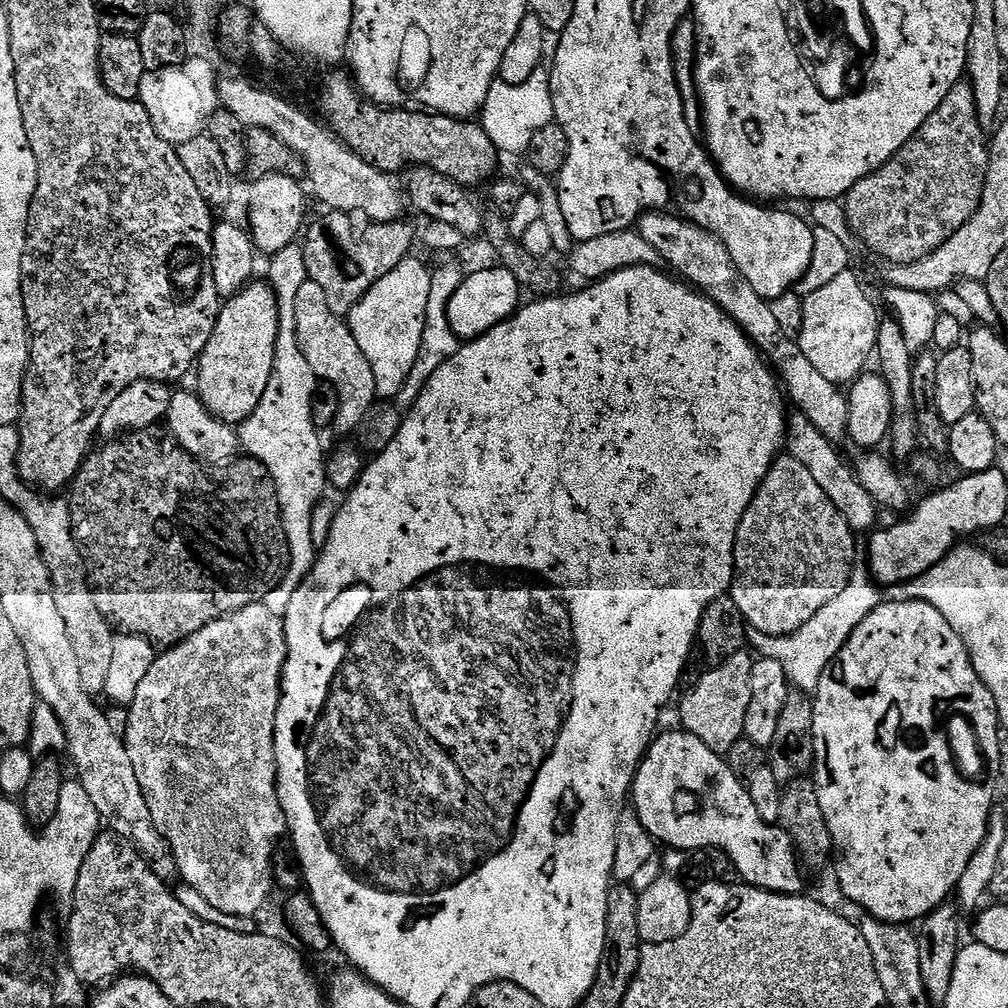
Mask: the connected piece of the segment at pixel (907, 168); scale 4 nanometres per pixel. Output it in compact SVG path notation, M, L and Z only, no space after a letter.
M961 82L942 98L942 106L926 118L926 122L874 174L862 178L843 197L844 213L848 219L848 225L853 237L861 240L876 256L881 256L888 264L905 264L914 262L918 258L926 258L942 242L949 240L978 210L982 202L982 190L986 186L986 174L988 173L989 137L978 118L978 109L975 106L974 90L968 82Z

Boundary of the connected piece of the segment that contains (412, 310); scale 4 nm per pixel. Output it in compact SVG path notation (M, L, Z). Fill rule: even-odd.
M409 258L398 262L386 278L378 278L374 286L352 307L346 319L348 329L354 334L354 342L358 342L362 354L366 354L366 362L370 362L370 370L374 370L374 386L376 395L381 401L395 401L402 390L406 378L410 378L410 370L414 370L414 362L418 358L418 350L422 346L422 330L426 326L426 302L430 302L430 282L432 272L420 260Z

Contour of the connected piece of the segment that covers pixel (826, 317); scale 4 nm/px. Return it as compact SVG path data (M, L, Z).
M853 271L839 274L835 280L831 280L824 288L803 297L802 314L800 316L800 336L797 335L797 343L804 356L816 367L816 370L825 380L839 386L850 384L865 371L868 360L871 361L875 353L877 342L877 330L879 328L880 314L863 286L860 284Z

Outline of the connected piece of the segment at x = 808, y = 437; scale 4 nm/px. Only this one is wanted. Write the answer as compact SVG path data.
M799 412L789 415L786 440L787 453L794 457L796 461L802 462L802 466L810 471L810 474L814 477L814 482L818 483L818 486L825 491L826 496L830 498L830 502L838 507L838 512L846 519L852 530L858 534L871 531L877 525L879 507L857 480L853 467L850 464L848 466L838 454L833 441L827 439L808 420L806 415Z

